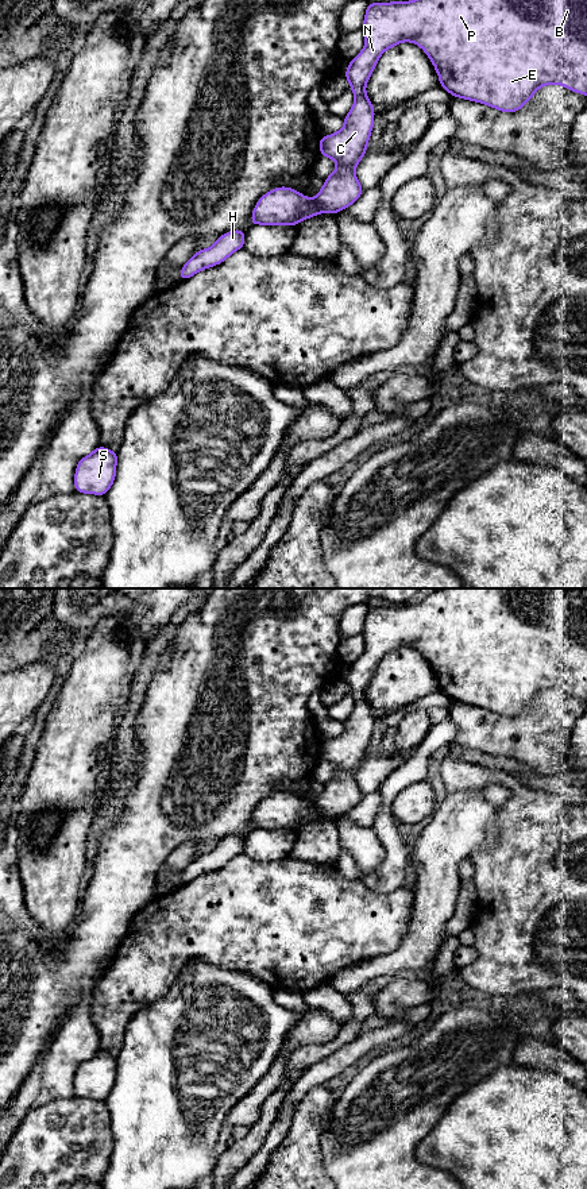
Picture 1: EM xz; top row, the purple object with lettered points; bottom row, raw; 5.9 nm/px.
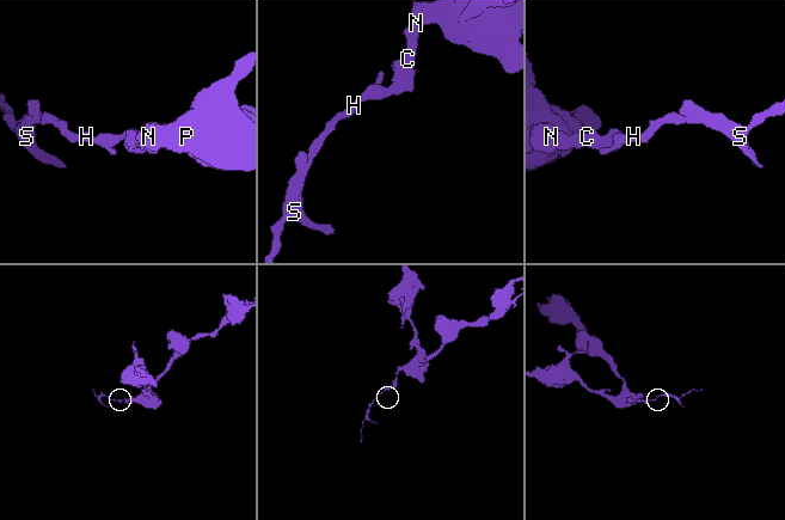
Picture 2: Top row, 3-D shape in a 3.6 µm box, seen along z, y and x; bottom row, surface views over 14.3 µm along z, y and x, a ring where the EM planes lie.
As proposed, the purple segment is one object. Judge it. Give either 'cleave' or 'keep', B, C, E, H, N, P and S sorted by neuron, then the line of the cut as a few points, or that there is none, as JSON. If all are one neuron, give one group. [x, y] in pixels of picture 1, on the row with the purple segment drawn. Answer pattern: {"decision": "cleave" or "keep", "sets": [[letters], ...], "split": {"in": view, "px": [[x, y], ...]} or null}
{"decision": "cleave", "sets": [["B", "C", "E", "N", "P"], ["H", "S"]], "split": {"in": "xz", "px": [[313, 199], [320, 211]]}}

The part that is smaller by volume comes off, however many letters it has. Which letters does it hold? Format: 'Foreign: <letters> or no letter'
Foreign: H, S

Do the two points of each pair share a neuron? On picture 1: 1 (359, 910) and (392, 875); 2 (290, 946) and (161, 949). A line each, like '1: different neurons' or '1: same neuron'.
1: different neurons
2: same neuron

